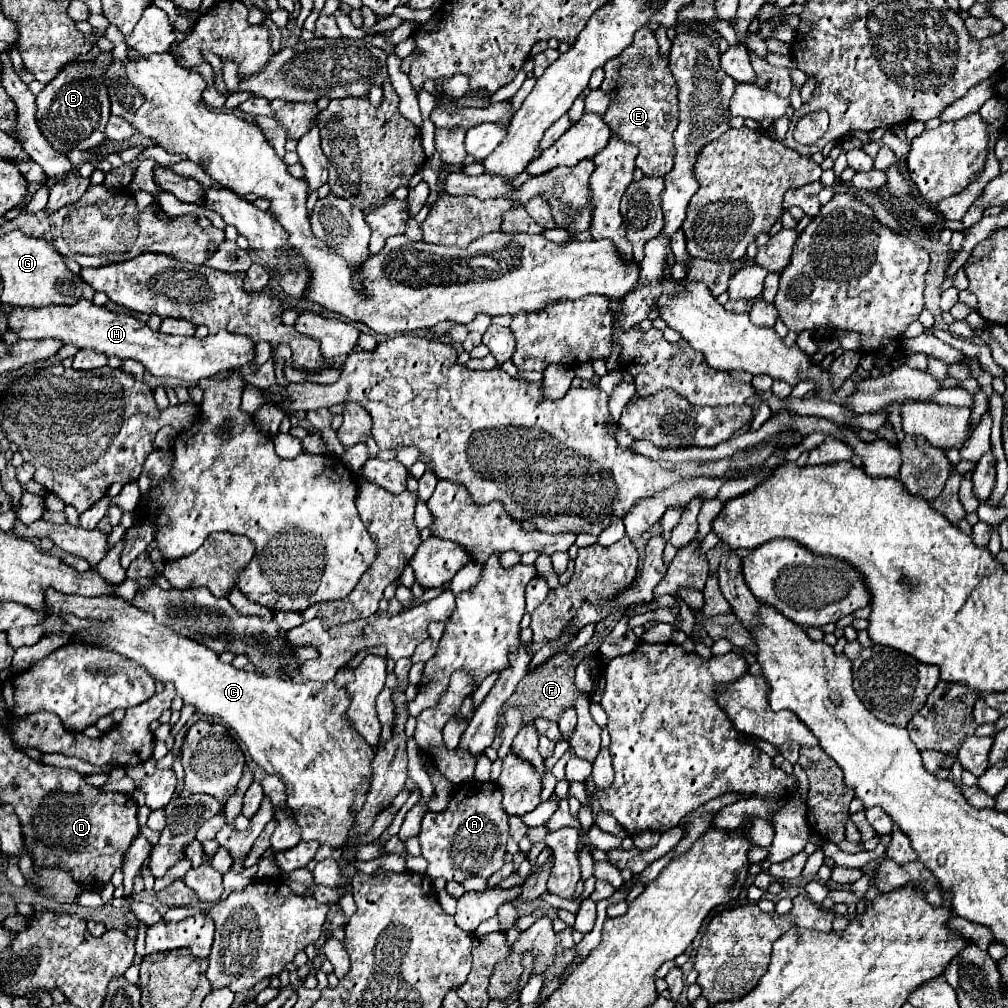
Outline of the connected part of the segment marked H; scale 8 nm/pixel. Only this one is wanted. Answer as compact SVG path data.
M80 300L72 306L44 306L44 308L12 308L10 328L20 332L26 340L60 340L64 344L74 344L78 348L92 348L106 356L132 358L144 364L144 368L154 376L172 376L196 384L200 378L214 376L224 370L232 370L250 364L254 358L254 346L248 338L230 332L210 334L206 338L196 336L174 336L154 332L148 324L142 324L134 316L110 312L106 306L96 306L88 300Z

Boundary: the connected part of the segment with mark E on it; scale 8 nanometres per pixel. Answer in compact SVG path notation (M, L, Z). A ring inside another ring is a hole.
M646 26L636 30L632 44L604 66L602 92L610 94L610 106L602 116L612 132L638 148L636 166L648 176L664 176L674 164L672 134L678 126L678 86L668 70L668 58L660 54L654 32Z

